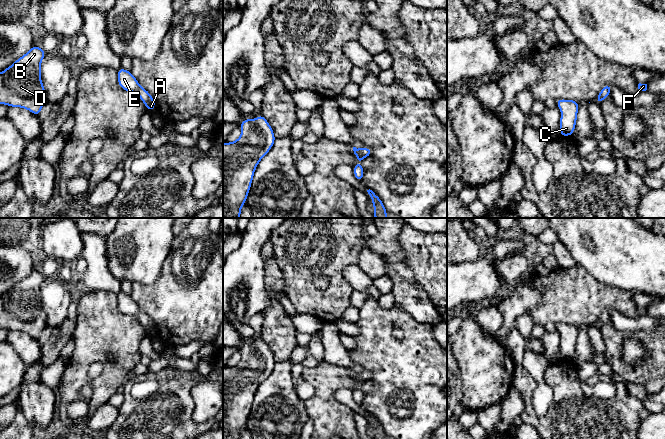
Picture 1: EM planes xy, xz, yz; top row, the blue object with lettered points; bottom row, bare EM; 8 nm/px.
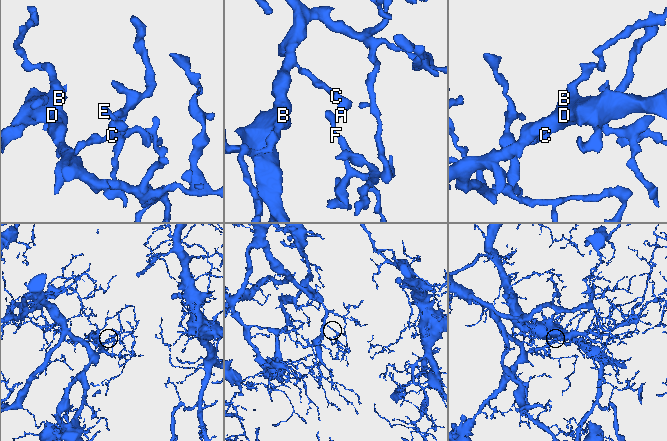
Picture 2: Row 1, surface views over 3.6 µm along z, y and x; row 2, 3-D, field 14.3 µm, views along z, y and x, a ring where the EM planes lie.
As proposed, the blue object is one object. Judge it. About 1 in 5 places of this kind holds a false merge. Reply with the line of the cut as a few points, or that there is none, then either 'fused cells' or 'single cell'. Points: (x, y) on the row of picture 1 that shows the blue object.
no cut | single cell

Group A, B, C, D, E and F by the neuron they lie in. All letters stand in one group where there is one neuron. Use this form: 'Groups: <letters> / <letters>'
Groups: A B C D E F

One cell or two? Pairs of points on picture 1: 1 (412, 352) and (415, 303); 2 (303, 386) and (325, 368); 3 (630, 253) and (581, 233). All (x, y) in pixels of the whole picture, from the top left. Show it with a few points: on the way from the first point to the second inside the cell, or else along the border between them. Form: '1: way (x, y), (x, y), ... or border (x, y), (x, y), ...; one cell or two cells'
1: border (394, 306), (403, 309), (417, 321), (433, 325); two cells
2: border (301, 378), (314, 388), (314, 394), (305, 401); two cells
3: way (618, 252), (597, 233), (593, 233); one cell

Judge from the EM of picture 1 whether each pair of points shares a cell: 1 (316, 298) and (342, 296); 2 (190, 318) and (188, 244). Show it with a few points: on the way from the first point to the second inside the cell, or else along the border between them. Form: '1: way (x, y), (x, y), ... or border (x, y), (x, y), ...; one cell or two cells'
1: way (322, 298), (336, 298); one cell
2: way (190, 300), (191, 262); one cell

